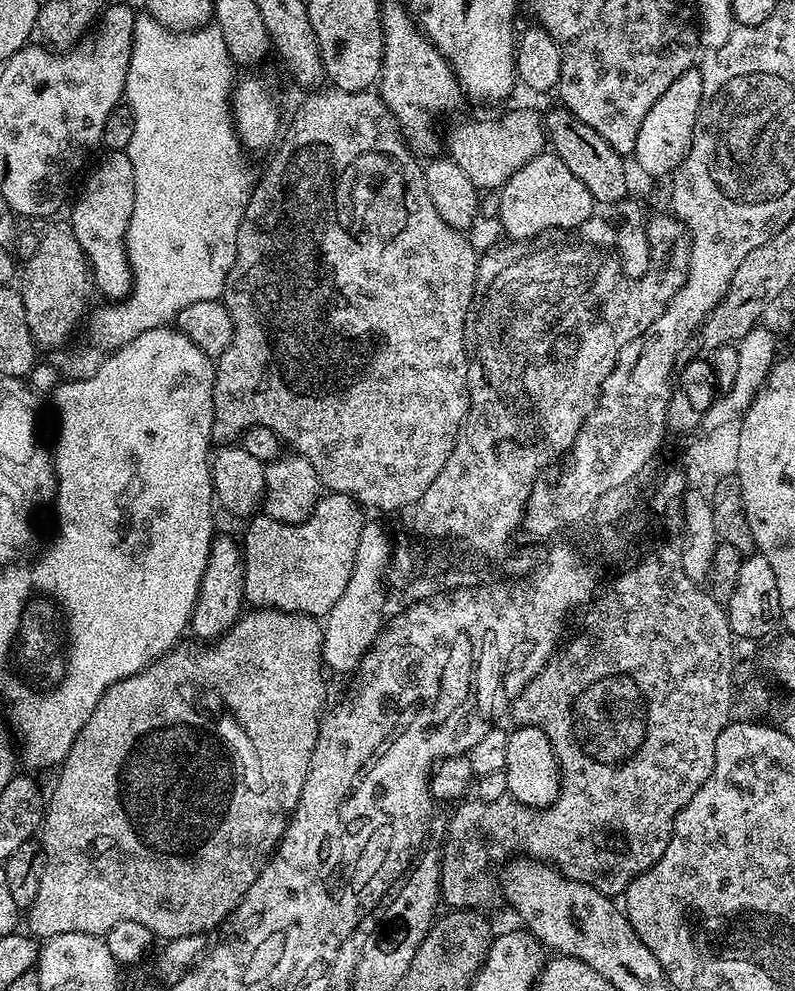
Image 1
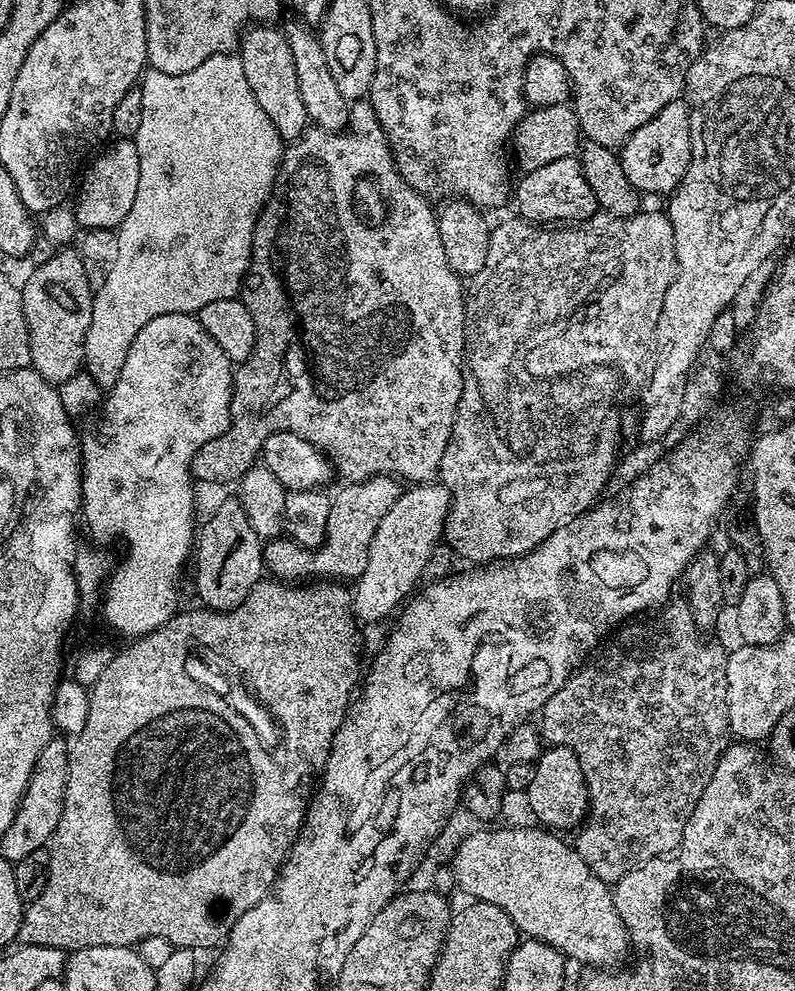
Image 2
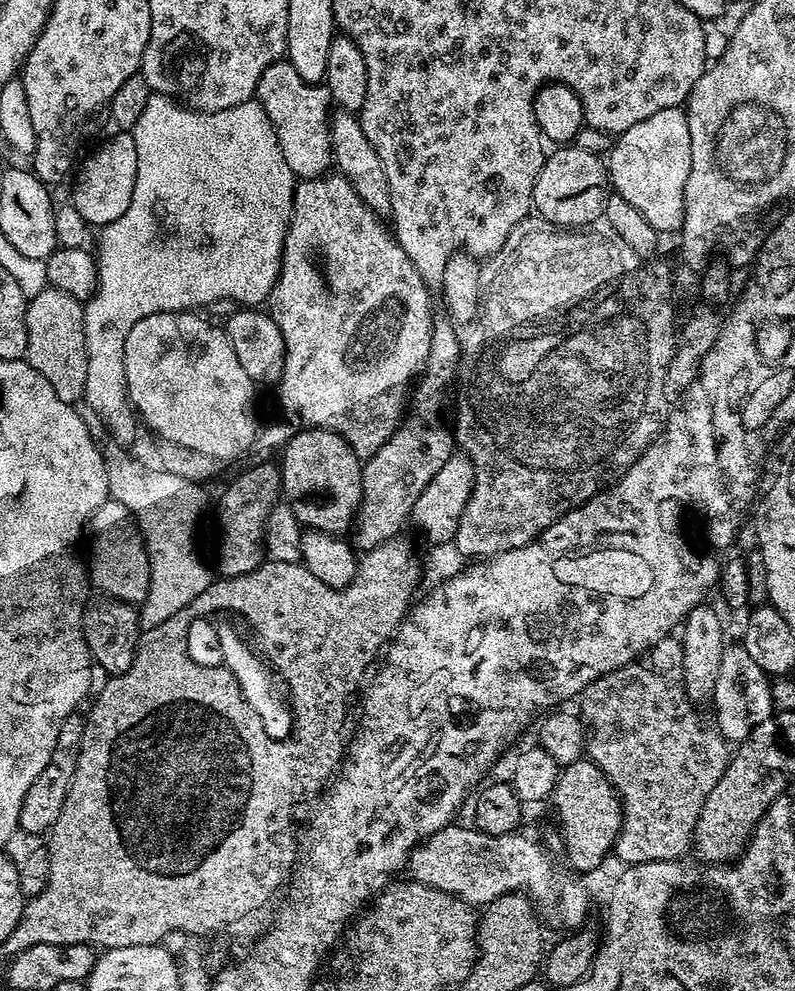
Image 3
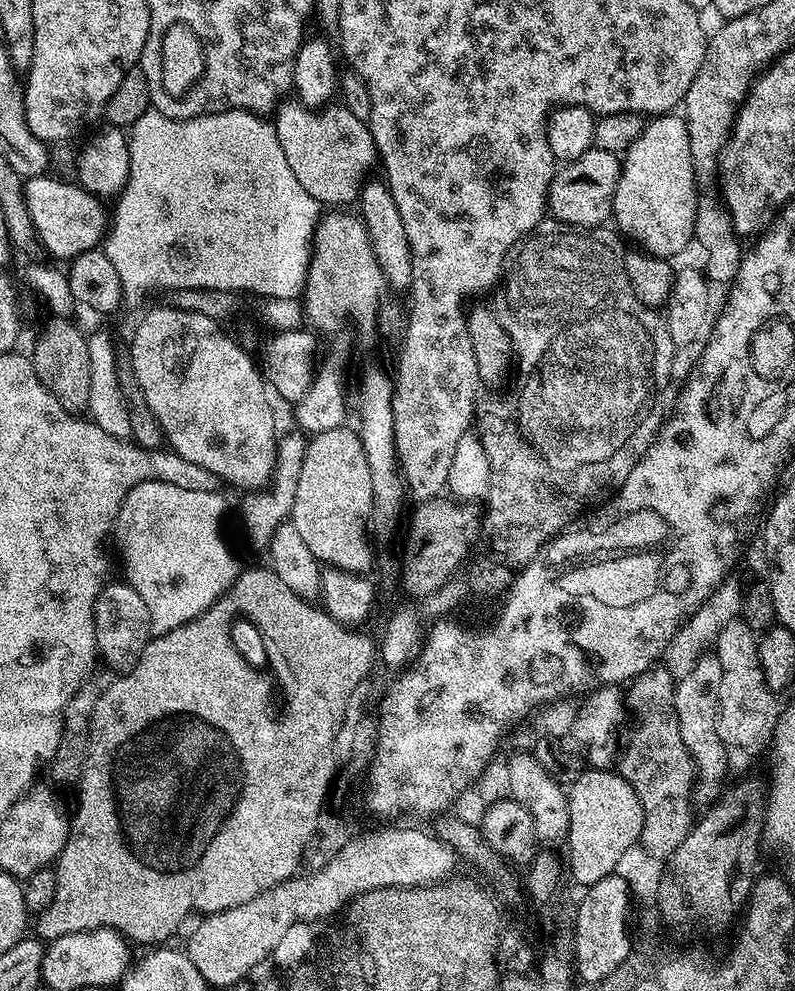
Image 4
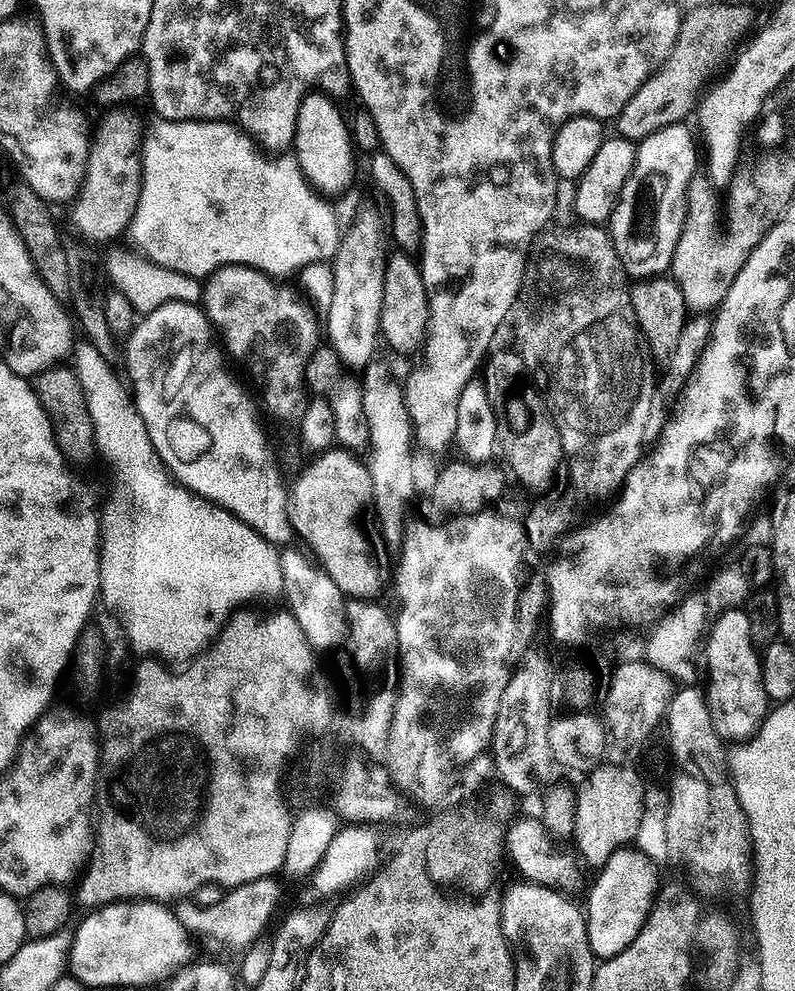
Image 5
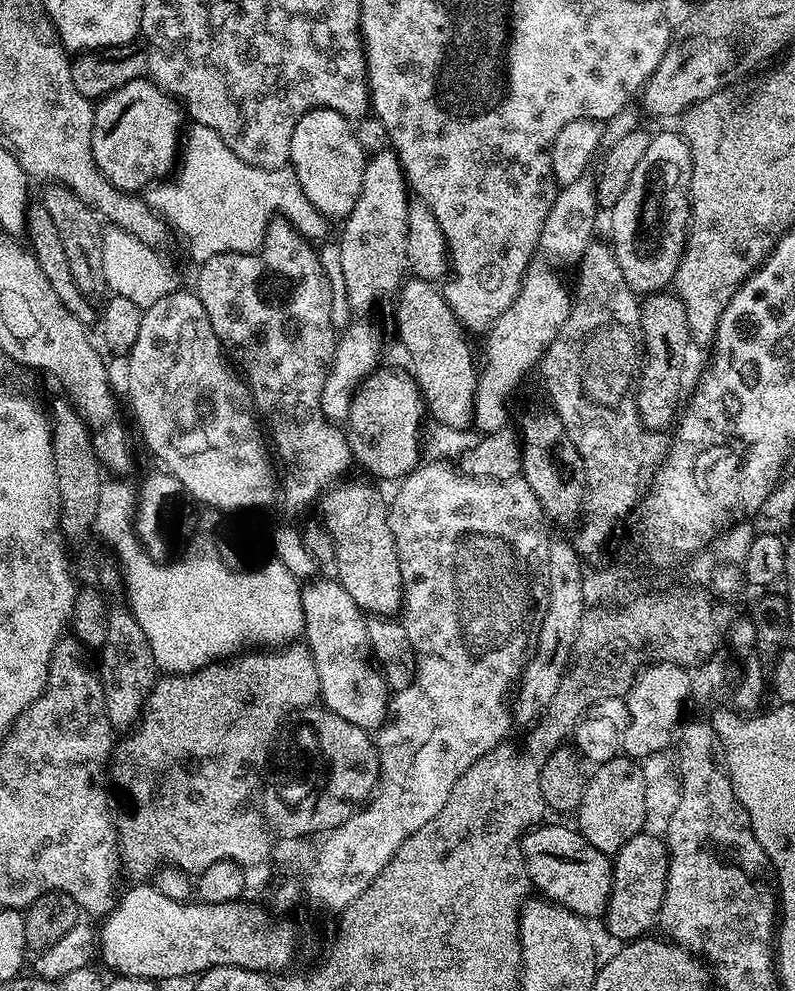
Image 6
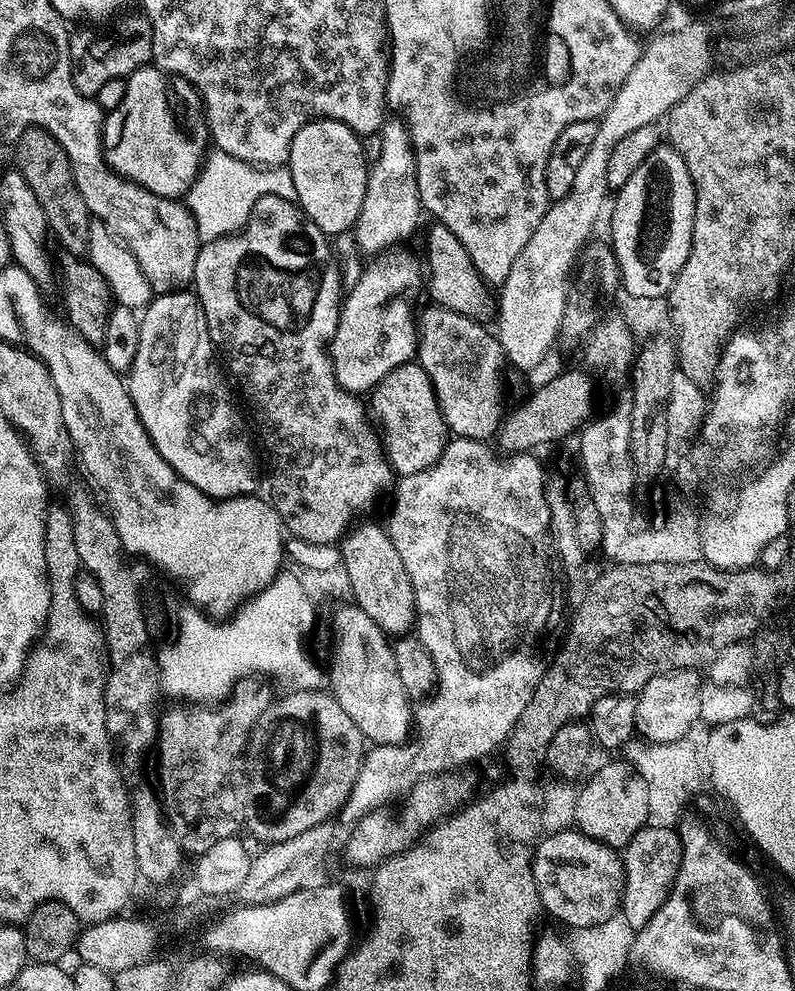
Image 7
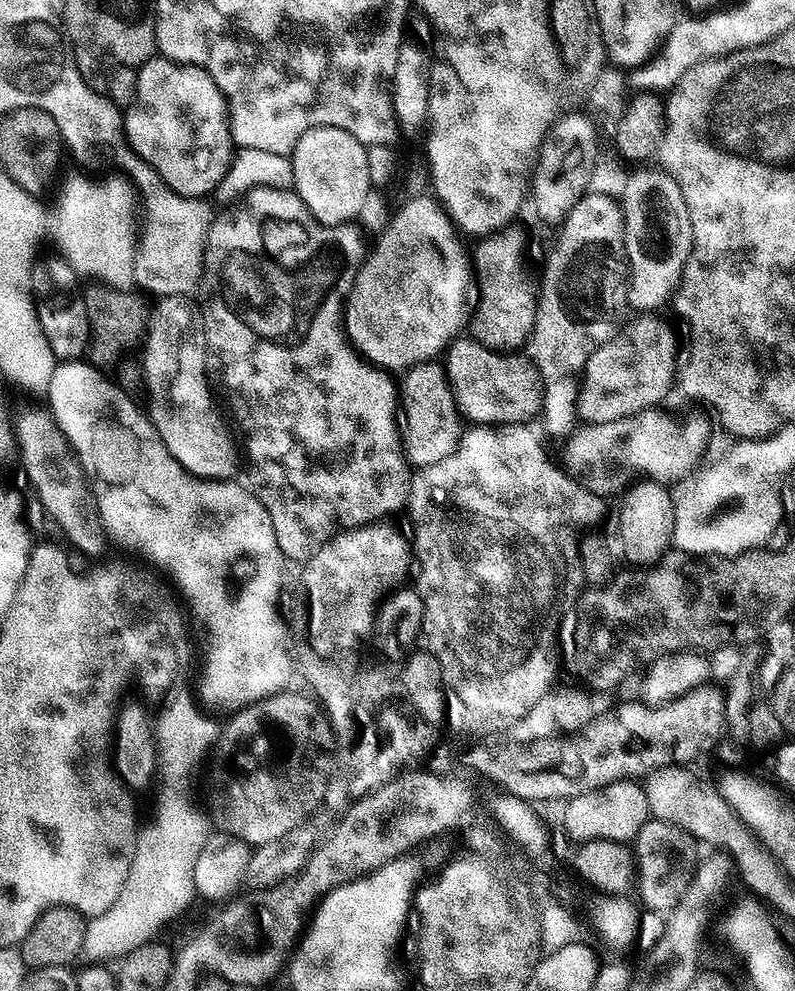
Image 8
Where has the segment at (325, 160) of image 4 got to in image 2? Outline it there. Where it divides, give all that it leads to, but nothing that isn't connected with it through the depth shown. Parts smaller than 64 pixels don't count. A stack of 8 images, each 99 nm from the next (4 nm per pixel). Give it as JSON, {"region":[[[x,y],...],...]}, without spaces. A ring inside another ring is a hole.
{"region":[[[252,26],[240,37],[238,55],[242,62],[242,70],[246,74],[246,82],[250,82],[250,90],[254,98],[258,98],[258,106],[266,110],[266,118],[274,122],[281,141],[291,142],[303,136],[310,121],[302,106],[302,98],[298,94],[298,74],[294,74],[294,54],[290,54],[290,46],[286,42],[283,31],[276,26]]]}

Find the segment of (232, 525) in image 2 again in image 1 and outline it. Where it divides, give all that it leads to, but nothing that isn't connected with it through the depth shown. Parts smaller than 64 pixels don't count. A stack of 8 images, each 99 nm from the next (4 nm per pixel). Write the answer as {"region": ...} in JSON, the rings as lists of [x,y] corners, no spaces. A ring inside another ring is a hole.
{"region":[[[217,535],[212,542],[210,558],[200,589],[196,595],[196,605],[190,621],[191,635],[196,635],[200,642],[215,642],[236,625],[245,607],[244,598],[244,554],[241,545],[232,536]]]}

